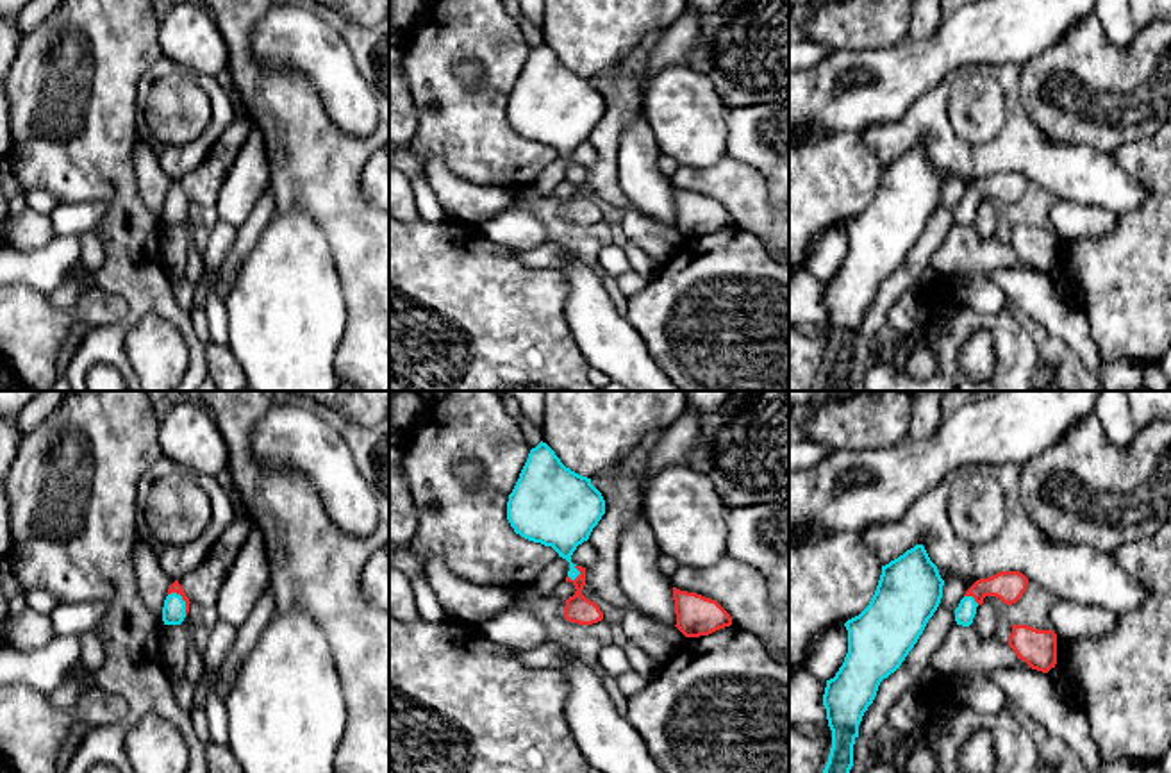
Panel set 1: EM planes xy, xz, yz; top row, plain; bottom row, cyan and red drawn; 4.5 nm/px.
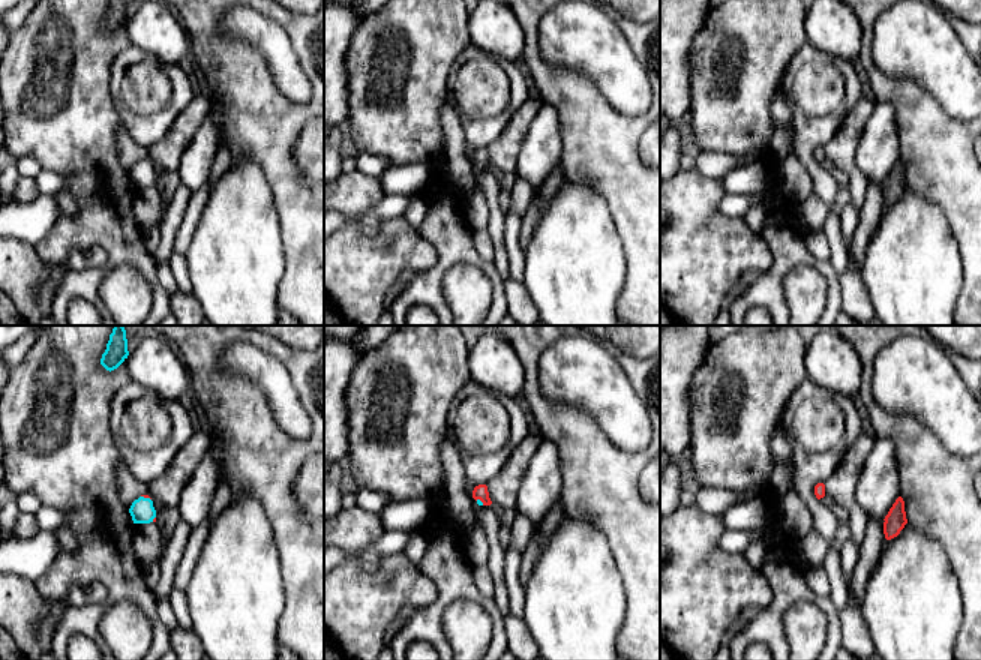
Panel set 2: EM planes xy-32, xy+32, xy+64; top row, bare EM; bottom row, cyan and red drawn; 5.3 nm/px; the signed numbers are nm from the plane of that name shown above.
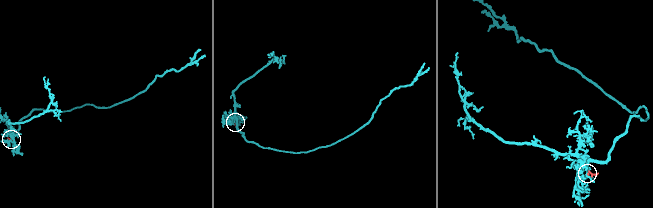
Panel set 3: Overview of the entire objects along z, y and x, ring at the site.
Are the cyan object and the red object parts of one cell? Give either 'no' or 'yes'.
yes

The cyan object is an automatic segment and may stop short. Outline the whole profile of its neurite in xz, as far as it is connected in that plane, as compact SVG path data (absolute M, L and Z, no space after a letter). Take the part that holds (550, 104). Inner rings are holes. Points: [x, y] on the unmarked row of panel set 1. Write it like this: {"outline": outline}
{"outline": "M543 41L530 50L509 95L507 120L516 134L552 146L569 162L566 182L577 191L566 200L564 218L571 223L593 225L603 220L600 207L582 195L586 168L571 162L573 152L589 139L603 114L605 100L591 79L566 68Z"}

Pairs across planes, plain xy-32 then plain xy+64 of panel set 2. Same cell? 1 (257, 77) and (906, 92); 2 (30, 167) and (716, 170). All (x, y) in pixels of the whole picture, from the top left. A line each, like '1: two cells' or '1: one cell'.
1: one cell
2: one cell

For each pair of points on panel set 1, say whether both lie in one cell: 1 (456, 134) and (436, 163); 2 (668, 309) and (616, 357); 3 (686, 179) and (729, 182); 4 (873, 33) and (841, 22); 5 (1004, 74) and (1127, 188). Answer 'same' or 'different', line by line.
1: different
2: different
3: same
4: same
5: same

